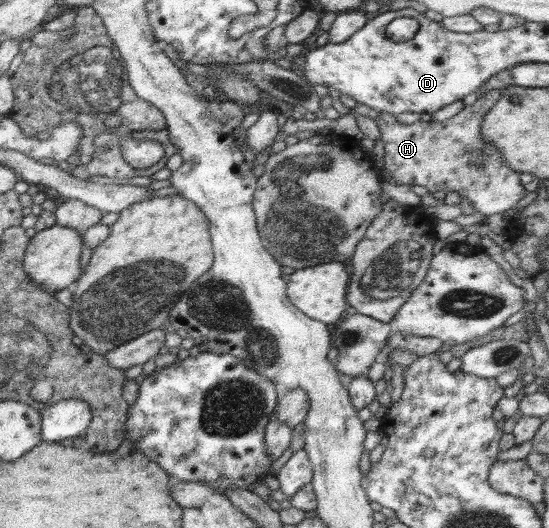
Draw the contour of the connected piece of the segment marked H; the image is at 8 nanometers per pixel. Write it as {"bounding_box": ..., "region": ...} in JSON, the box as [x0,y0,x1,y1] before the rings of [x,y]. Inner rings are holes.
{"bounding_box":[346,89,527,218],"region":[[[494,89],[478,96],[472,105],[464,105],[455,116],[445,121],[439,122],[431,119],[427,122],[419,120],[413,124],[403,124],[399,122],[395,115],[386,112],[375,111],[364,104],[356,103],[352,112],[348,113],[346,120],[354,120],[354,116],[366,115],[376,121],[383,136],[380,139],[384,142],[384,168],[391,176],[391,181],[398,184],[411,186],[413,189],[428,193],[438,192],[458,192],[462,198],[470,200],[474,209],[486,218],[494,214],[504,214],[504,211],[511,210],[516,203],[520,202],[527,191],[520,184],[520,173],[504,163],[504,157],[500,155],[498,147],[486,139],[482,139],[482,120],[488,114],[488,110],[500,100],[504,89]]]}

